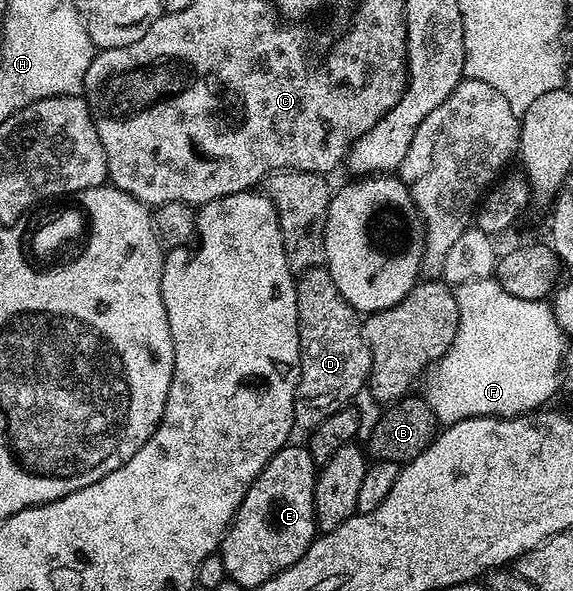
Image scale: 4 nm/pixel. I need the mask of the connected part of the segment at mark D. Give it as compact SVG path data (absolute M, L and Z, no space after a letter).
M316 266L315 268L305 271L304 274L296 279L295 285L297 287L297 331L299 332L299 348L301 349L301 378L297 381L297 391L295 392L295 400L293 401L293 420L300 429L302 426L305 432L311 432L319 424L323 424L323 420L327 420L327 416L346 409L346 407L352 403L349 401L351 401L361 389L363 391L366 389L373 356L369 352L369 345L365 343L363 322L359 317L358 311L354 310L353 305L340 294L339 288L335 286L335 281L332 279L332 276L329 275L329 271L325 266Z

